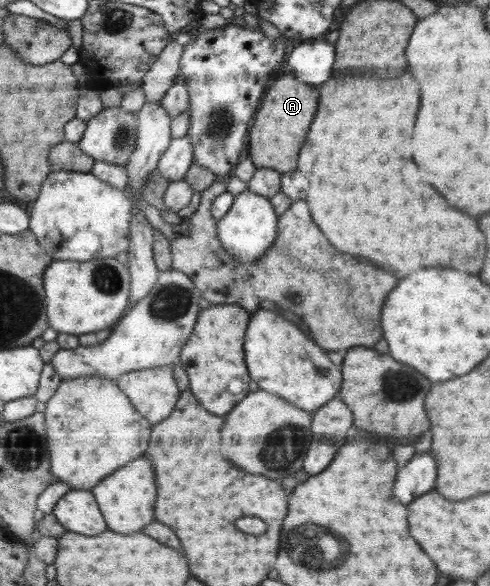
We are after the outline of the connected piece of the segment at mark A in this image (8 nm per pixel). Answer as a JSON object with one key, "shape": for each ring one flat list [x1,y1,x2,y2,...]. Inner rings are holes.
{"shape":[[291,72,274,80,267,88,260,110,255,113,246,141,249,158,257,168,268,167,281,174,297,169,297,159,314,119,318,101,319,89,314,89,312,84,298,81]]}

